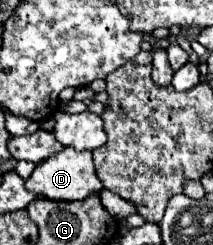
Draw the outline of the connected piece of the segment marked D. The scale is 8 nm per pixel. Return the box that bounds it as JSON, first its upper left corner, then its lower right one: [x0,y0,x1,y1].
[26,148,102,200]

